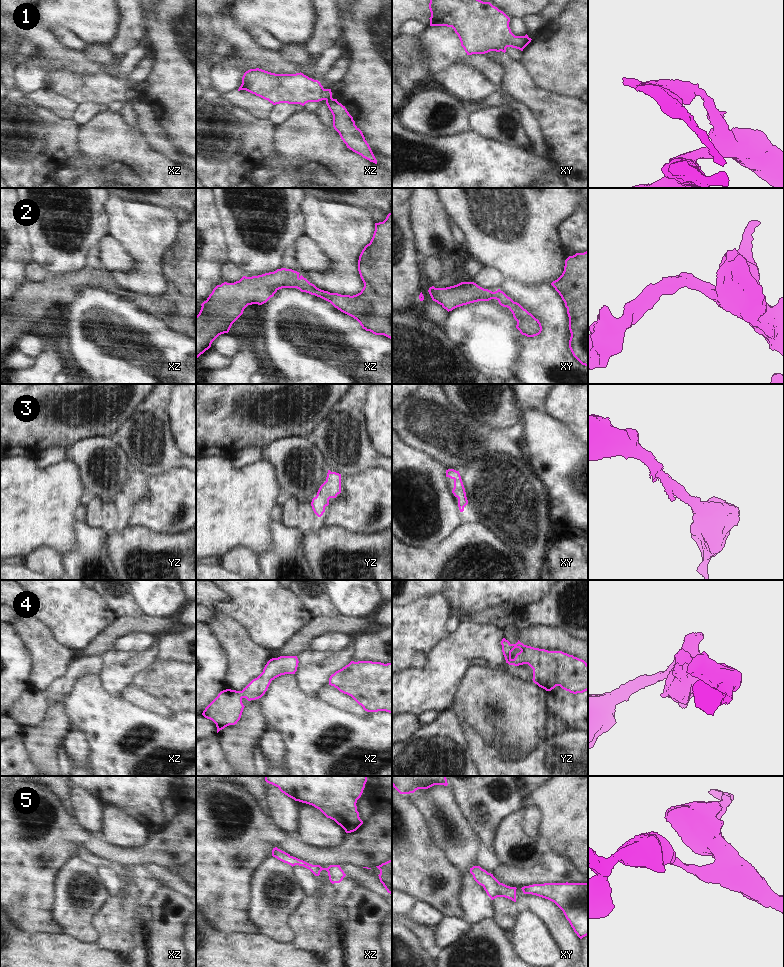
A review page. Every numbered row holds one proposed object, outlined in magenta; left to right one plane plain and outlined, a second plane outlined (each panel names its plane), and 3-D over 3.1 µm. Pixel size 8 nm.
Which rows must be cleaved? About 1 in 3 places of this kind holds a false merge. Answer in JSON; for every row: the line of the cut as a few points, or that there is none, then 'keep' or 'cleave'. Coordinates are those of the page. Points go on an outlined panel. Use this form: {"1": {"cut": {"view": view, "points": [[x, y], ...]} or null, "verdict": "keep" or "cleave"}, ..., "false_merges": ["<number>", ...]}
{"1": {"cut": {"view": "xz", "points": [[331, 97], [326, 101]]}, "verdict": "cleave"}, "2": {"cut": null, "verdict": "keep"}, "3": {"cut": null, "verdict": "keep"}, "4": {"cut": null, "verdict": "keep"}, "5": {"cut": null, "verdict": "keep"}, "false_merges": ["1"]}

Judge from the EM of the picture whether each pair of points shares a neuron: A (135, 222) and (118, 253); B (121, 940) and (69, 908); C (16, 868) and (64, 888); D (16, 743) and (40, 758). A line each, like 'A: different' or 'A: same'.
A: different
B: different
C: different
D: different

